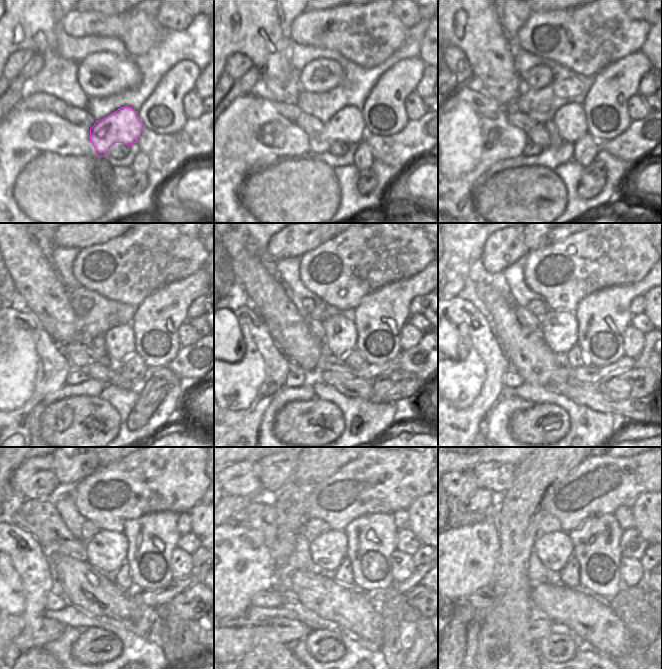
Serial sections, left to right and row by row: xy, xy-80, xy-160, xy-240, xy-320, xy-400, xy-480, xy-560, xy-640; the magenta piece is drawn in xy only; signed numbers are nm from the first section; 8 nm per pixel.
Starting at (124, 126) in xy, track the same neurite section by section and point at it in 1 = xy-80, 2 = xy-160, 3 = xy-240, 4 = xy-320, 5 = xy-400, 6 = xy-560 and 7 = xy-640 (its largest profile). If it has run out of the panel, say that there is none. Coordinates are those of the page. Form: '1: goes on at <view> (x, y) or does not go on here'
1: goes on at xy-80 (347, 125)
2: goes on at xy-160 (570, 120)
3: goes on at xy-240 (120, 344)
4: goes on at xy-320 (340, 330)
5: goes on at xy-400 (559, 328)
6: goes on at xy-560 (328, 550)
7: goes on at xy-640 (554, 550)

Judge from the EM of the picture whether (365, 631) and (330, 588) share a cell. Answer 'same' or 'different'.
same

